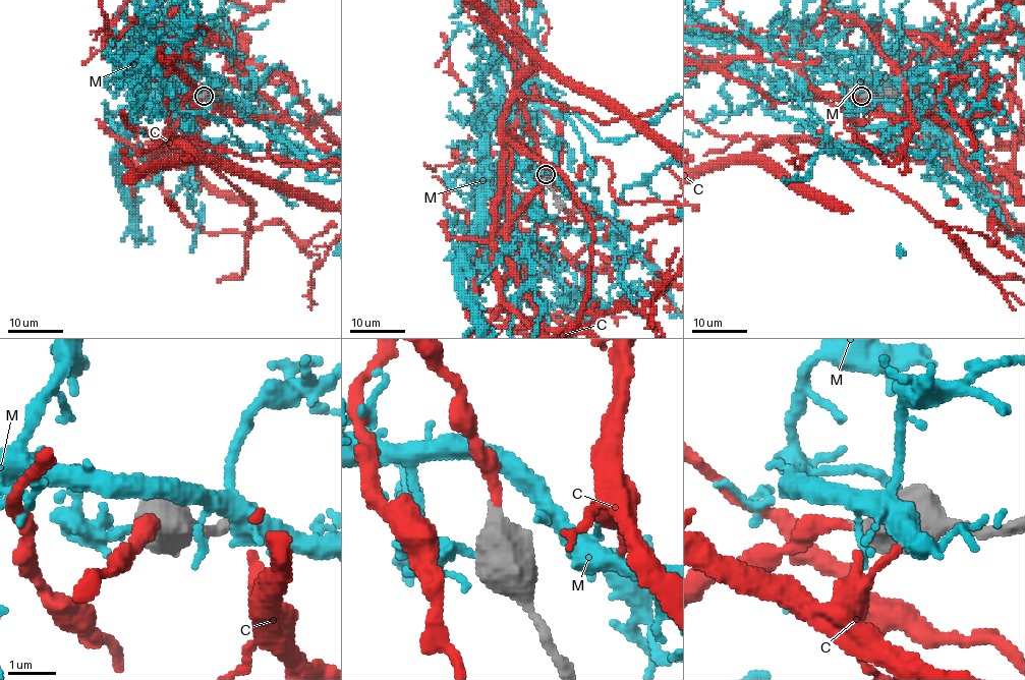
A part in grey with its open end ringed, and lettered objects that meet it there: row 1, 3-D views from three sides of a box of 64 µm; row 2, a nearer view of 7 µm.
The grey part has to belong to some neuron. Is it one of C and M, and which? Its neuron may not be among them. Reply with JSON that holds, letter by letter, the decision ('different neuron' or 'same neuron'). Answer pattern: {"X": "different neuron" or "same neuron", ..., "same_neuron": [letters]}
{"C": "same neuron", "M": "different neuron", "same_neuron": ["C"]}

